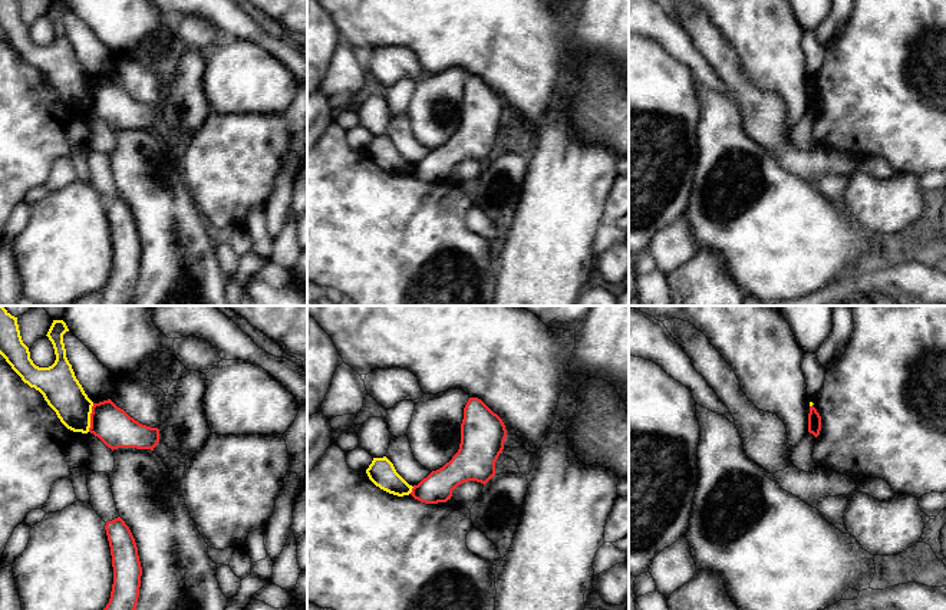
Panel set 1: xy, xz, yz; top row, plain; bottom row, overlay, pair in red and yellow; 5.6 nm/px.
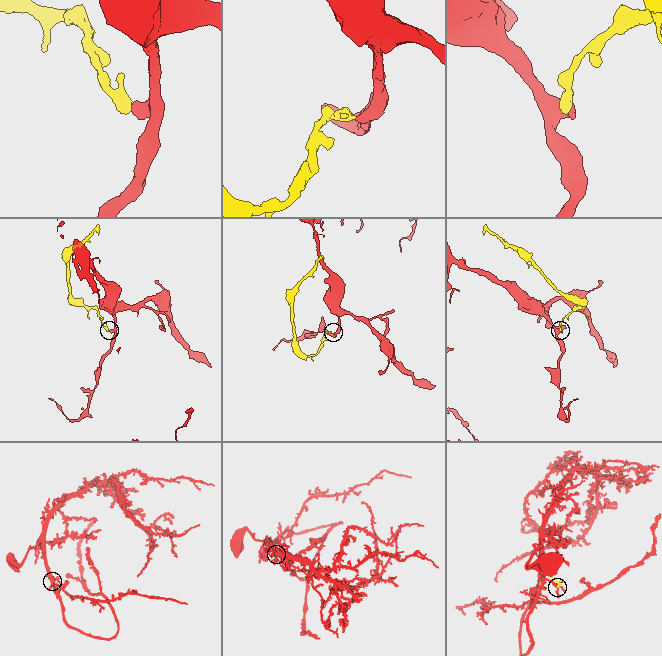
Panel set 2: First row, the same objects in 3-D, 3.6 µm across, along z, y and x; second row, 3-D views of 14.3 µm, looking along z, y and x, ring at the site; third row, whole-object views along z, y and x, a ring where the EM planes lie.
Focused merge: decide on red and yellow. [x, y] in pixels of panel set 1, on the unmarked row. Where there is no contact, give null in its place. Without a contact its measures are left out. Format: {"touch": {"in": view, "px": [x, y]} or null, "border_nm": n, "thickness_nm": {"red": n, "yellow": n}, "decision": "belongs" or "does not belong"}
{"touch": {"in": "xy", "px": [91, 96]}, "border_nm": 160, "thickness_nm": {"red": 220, "yellow": 220}, "decision": "does not belong"}

